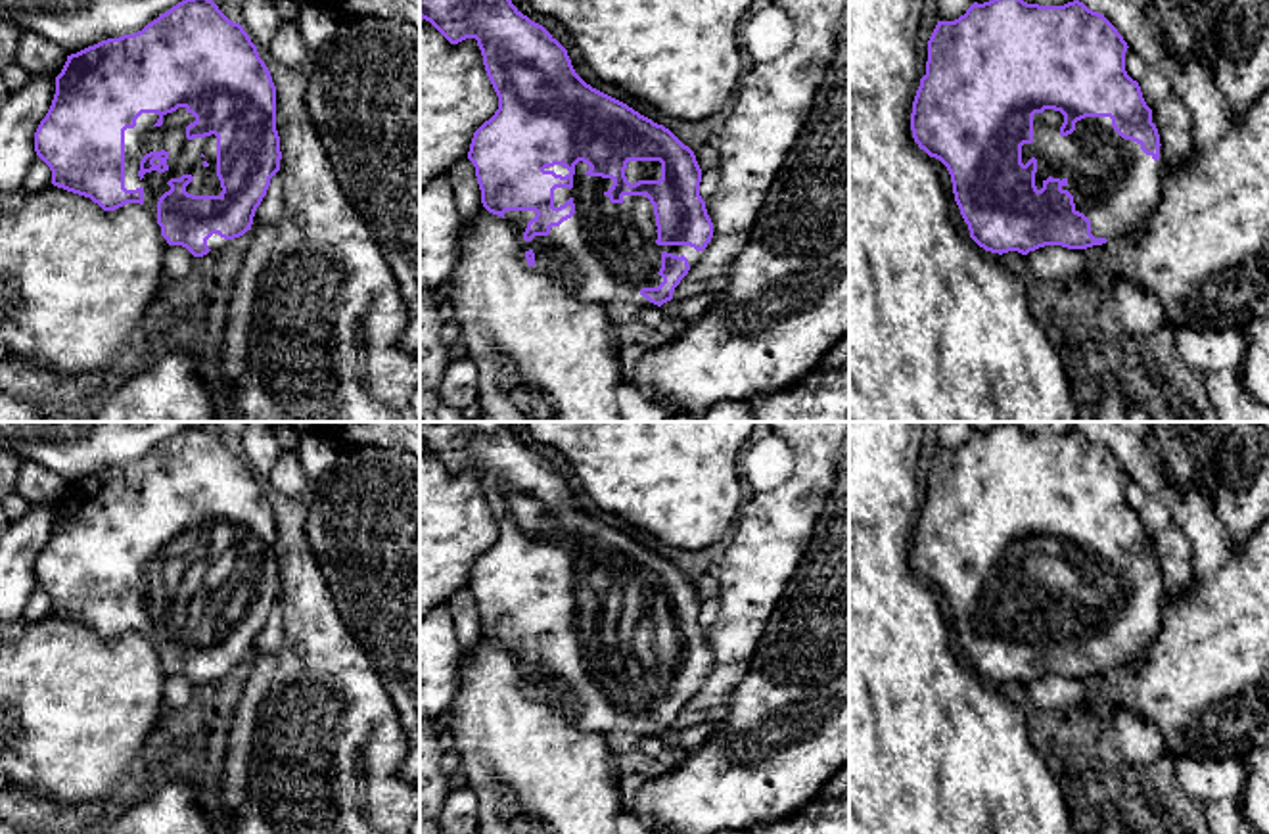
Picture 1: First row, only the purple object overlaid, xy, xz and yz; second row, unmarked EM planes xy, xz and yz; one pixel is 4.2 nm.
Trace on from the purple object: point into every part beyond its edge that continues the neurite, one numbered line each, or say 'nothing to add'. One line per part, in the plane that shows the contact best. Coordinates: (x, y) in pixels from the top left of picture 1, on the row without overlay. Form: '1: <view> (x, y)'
1: xy (184, 585)

